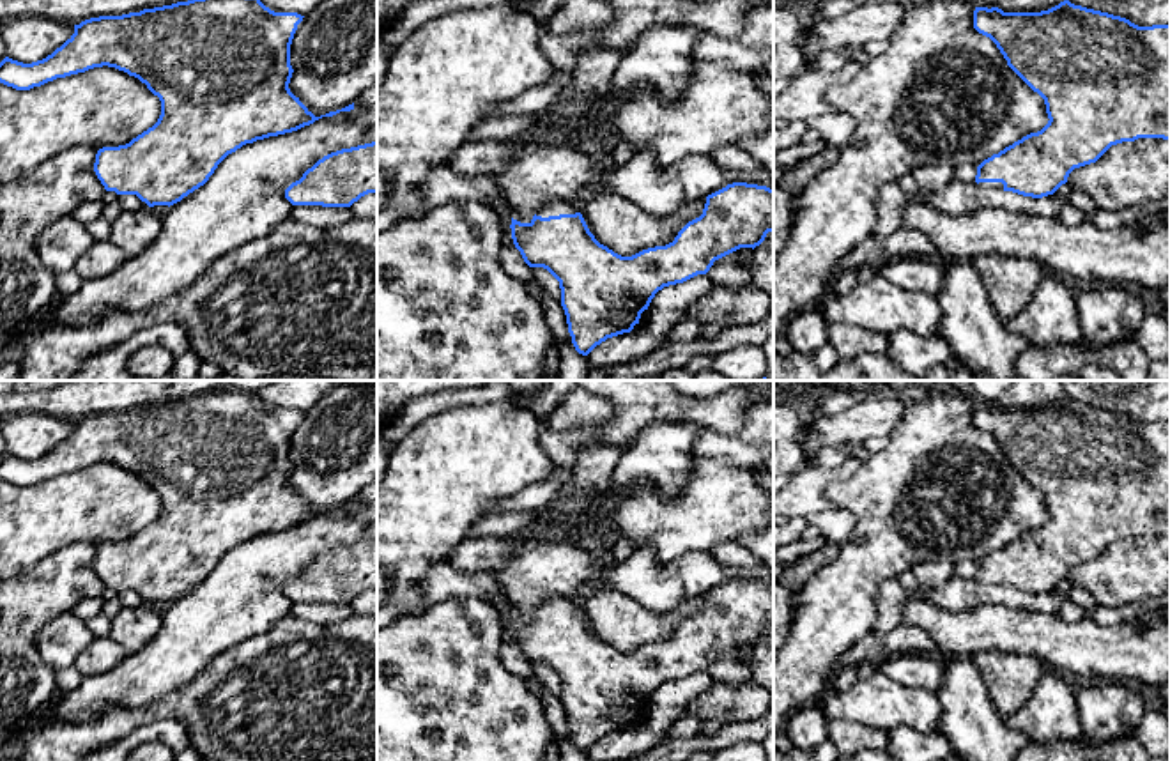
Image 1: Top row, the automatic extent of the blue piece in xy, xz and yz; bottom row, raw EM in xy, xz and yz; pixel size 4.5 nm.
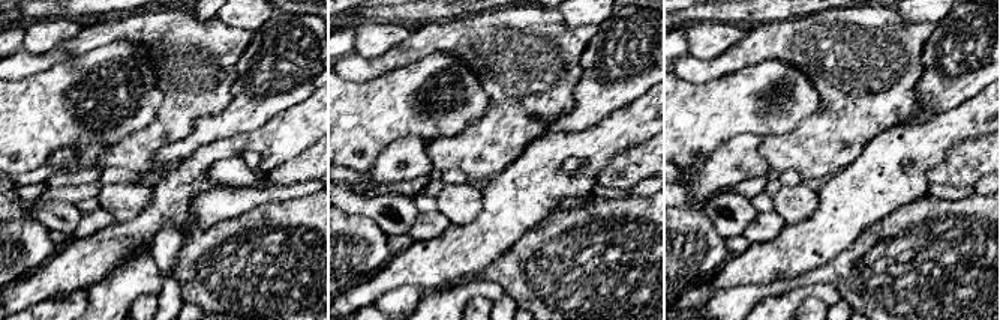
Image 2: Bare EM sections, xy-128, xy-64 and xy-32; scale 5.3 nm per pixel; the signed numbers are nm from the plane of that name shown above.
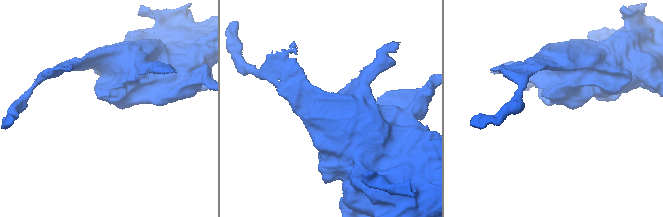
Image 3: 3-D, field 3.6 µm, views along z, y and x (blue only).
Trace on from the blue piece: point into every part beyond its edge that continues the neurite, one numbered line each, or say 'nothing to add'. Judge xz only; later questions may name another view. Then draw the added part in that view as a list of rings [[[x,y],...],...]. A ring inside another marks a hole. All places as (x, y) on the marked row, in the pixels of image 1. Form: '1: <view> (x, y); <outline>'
1: xz (547, 207); [[[556,198],[543,200],[536,209],[536,216],[542,216],[542,218],[559,216],[559,214],[575,214],[575,212],[579,212],[577,204],[572,204],[566,200],[556,200]]]

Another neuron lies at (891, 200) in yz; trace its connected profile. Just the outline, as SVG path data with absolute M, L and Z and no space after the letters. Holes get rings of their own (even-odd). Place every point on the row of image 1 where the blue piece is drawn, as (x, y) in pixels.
M897 182L885 184L876 198L876 228L878 235L890 235L903 227L903 211L910 198Z

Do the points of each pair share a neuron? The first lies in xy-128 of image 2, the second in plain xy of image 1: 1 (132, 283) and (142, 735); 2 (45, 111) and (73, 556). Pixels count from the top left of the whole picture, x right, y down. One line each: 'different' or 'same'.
1: same
2: different

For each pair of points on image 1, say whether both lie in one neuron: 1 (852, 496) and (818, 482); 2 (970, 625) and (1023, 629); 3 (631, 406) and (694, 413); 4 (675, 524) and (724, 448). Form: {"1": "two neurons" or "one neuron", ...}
{"1": "two neurons", "2": "one neuron", "3": "one neuron", "4": "two neurons"}

